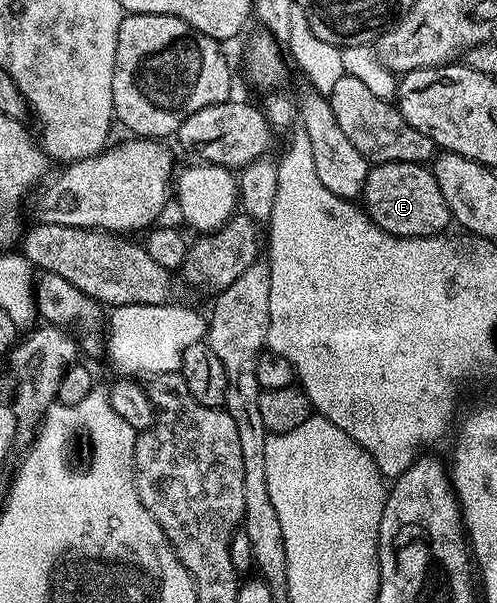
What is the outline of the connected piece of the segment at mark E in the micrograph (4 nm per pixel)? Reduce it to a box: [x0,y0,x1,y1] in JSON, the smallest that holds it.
[361,163,452,237]

